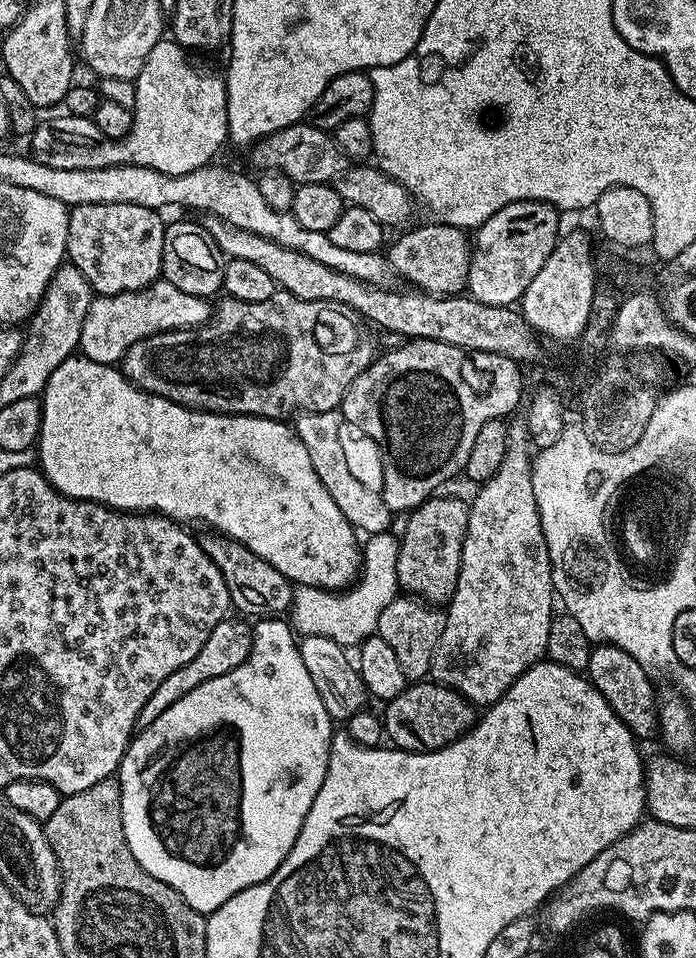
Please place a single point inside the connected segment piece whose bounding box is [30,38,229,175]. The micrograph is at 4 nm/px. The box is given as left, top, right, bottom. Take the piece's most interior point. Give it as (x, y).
(180, 117)

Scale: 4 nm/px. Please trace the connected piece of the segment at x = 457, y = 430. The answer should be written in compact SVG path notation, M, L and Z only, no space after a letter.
M412 338L398 349L377 355L370 367L350 382L339 411L380 448L378 472L384 477L382 494L393 514L411 512L423 500L438 493L448 479L463 473L474 438L482 431L482 426L491 420L508 418L519 406L524 394L524 376L520 368L517 361L502 354L471 352L446 342Z

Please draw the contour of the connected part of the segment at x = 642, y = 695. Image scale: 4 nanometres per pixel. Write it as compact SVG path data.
M610 643L596 644L590 654L586 675L598 690L598 694L602 694L602 698L606 698L610 710L614 710L614 714L618 714L618 718L622 718L622 722L629 728L633 736L643 738L643 736L655 737L657 735L658 692L657 689L652 689L653 677L648 669L641 666L634 658L630 658L630 654L626 654L626 650Z

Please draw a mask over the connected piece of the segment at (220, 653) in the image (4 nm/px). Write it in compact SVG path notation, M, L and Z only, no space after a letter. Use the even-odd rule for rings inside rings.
M225 618L218 622L218 626L210 630L210 638L206 638L202 650L198 650L198 654L194 654L194 658L190 658L186 666L174 670L174 674L169 674L162 682L162 686L158 686L154 694L150 694L146 706L142 706L142 714L138 714L136 719L137 729L150 726L150 722L154 722L154 718L158 718L162 710L170 710L170 706L174 706L178 698L186 698L186 694L202 686L202 682L210 682L210 678L222 678L222 674L230 674L230 670L235 670L237 666L242 666L242 662L246 662L246 658L252 652L252 624L244 618L232 619Z

